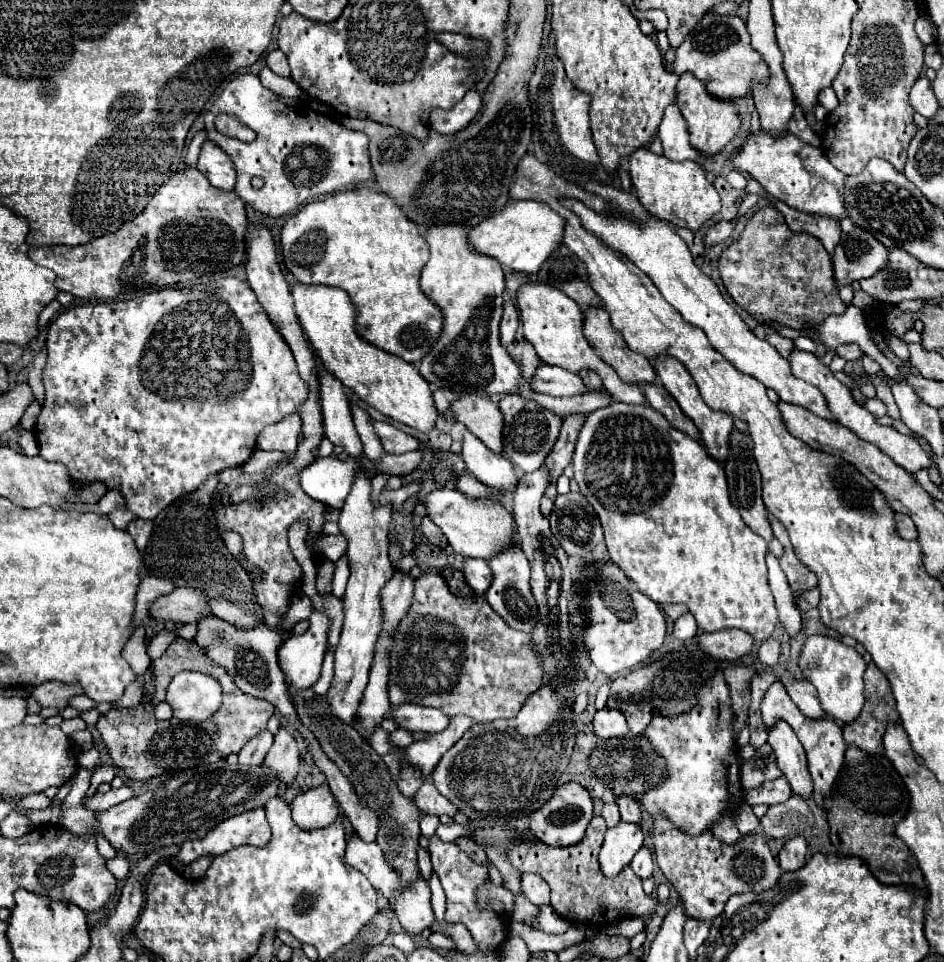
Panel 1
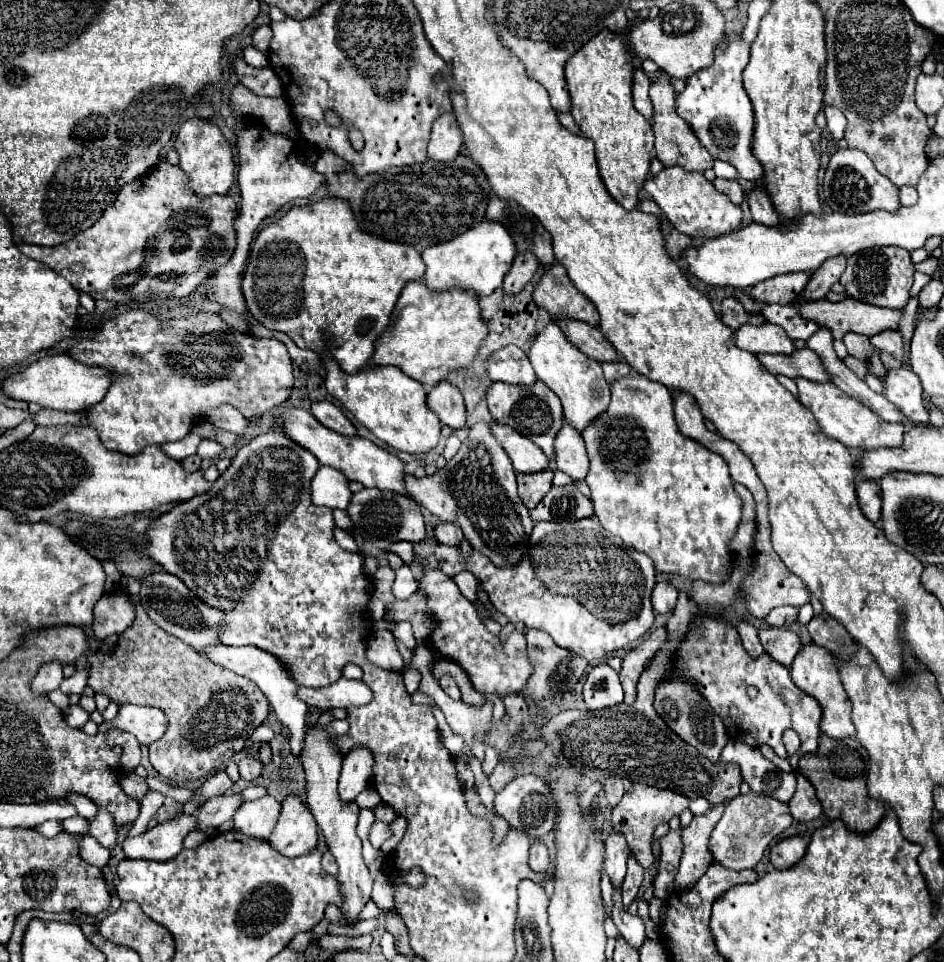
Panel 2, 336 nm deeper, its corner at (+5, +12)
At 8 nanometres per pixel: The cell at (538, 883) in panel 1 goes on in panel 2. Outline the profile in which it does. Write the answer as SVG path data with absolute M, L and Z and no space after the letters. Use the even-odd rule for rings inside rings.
M534 842L530 846L530 868L536 870L536 872L544 872L550 864L550 858L548 858L548 850L542 842Z

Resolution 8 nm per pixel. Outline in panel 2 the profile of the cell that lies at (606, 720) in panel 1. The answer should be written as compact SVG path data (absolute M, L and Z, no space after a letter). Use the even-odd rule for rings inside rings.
M608 664L594 666L584 682L582 696L590 710L622 704L624 692L618 680L618 672L614 672Z

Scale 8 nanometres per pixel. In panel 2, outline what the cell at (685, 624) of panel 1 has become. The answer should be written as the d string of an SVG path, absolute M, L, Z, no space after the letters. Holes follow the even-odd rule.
M666 580L656 582L654 592L652 592L652 606L654 606L654 610L656 612L670 612L670 610L674 610L676 596L678 596L678 592L676 592L676 588L670 582L666 582Z

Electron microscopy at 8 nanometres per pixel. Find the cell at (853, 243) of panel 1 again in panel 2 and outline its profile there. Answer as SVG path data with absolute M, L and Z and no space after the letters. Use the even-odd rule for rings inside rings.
M808 272L782 274L778 278L770 278L768 282L760 282L760 286L752 286L752 290L748 290L748 296L764 304L792 304L796 300L796 294L800 294L808 284L808 278Z

